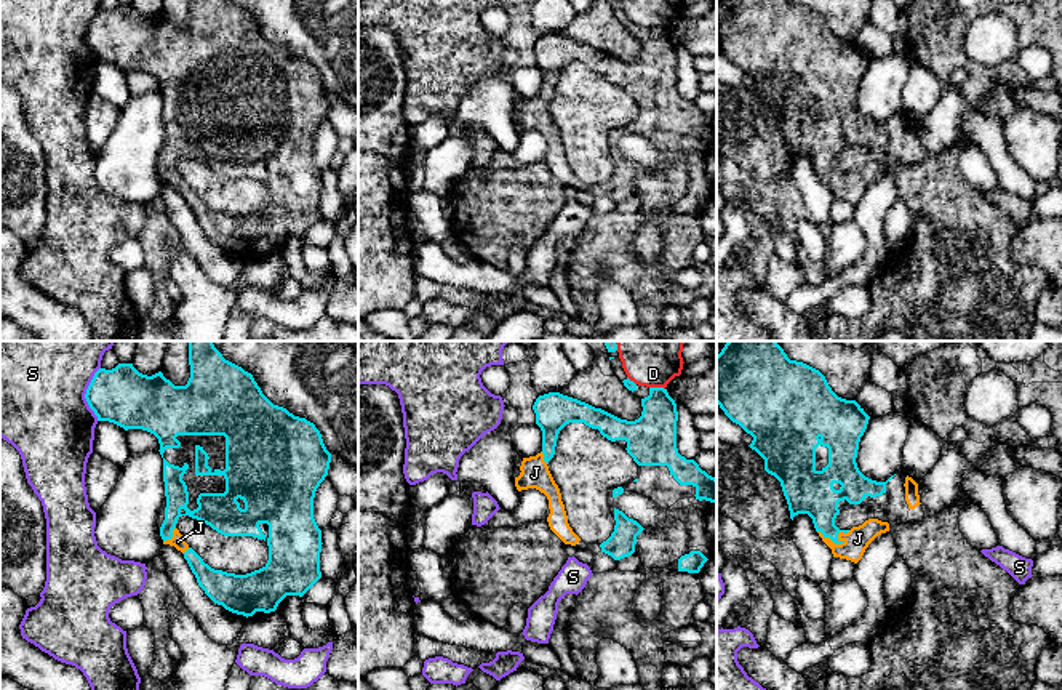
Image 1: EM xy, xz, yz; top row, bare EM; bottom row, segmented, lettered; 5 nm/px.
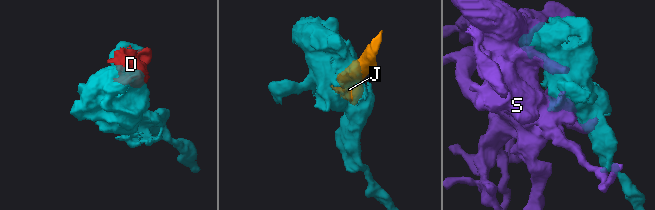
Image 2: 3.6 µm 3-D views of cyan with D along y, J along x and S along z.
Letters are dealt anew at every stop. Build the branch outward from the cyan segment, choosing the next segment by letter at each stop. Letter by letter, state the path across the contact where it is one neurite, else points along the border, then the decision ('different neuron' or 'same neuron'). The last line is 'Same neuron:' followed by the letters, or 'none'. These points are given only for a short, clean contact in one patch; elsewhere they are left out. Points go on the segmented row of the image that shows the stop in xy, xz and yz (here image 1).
D: different neuron
J: same neuron
S: different neuron
Same neuron: J

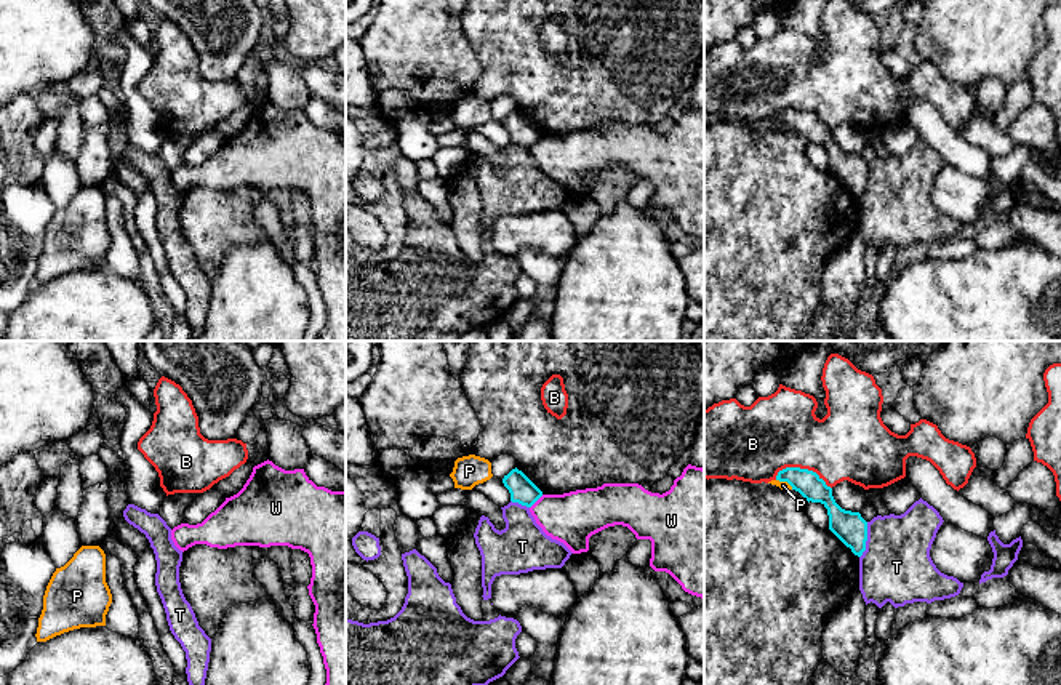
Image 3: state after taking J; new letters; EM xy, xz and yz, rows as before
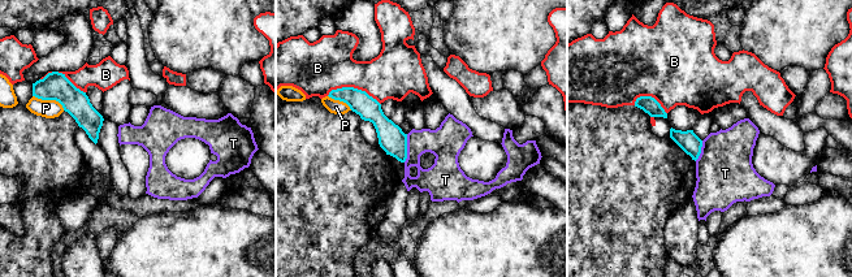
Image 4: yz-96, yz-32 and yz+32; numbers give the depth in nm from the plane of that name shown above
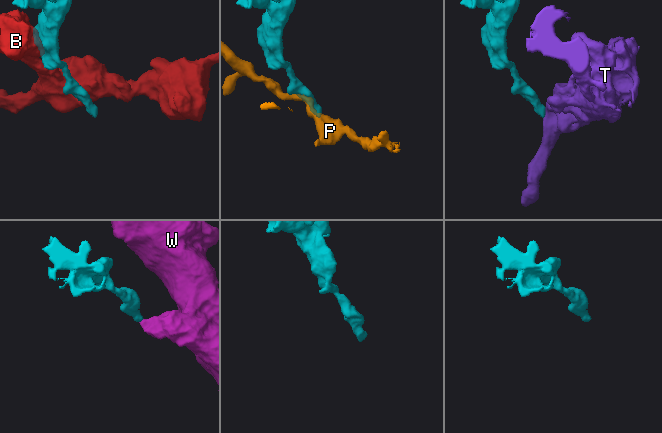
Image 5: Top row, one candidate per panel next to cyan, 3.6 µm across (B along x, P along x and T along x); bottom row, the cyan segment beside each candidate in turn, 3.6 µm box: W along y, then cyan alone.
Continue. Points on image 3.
B: different neuron
P: along yz (776, 479), (784, 480), (792, 488) | different neuron
T: along yz (868, 522), (866, 549), (860, 557) | different neuron
W: along xz (543, 495), (530, 508) | different neuron
Same neuron: none

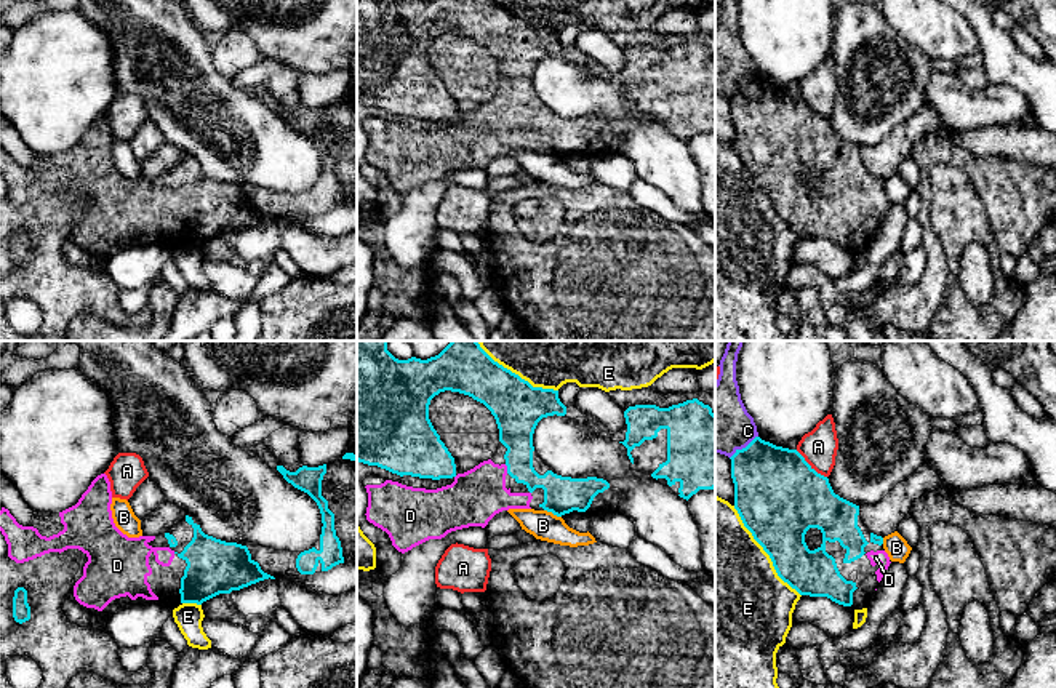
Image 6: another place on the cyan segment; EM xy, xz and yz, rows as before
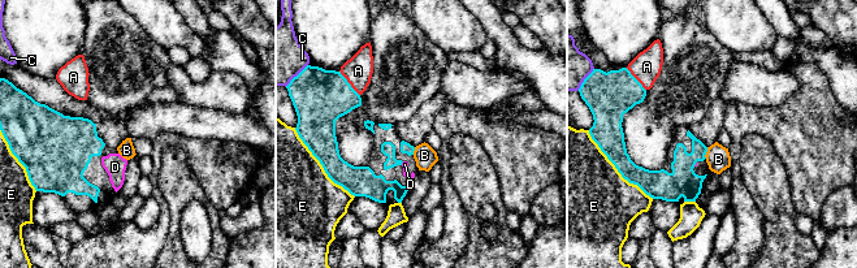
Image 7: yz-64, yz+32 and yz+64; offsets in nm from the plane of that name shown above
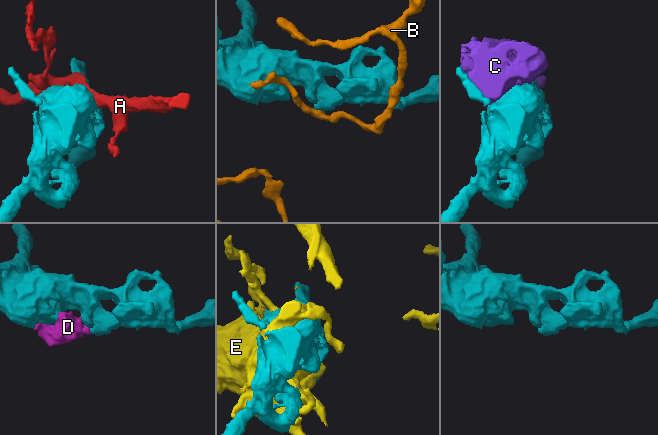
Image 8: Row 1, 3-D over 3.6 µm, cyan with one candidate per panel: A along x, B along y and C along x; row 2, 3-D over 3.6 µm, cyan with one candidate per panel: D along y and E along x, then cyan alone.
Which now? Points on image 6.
A: different neuron
B: different neuron
C: different neuron
D: same neuron
E: different neuron
Same neuron: D

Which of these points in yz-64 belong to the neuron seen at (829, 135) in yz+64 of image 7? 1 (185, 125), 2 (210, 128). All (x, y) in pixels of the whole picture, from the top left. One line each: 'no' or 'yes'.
1: no
2: no

